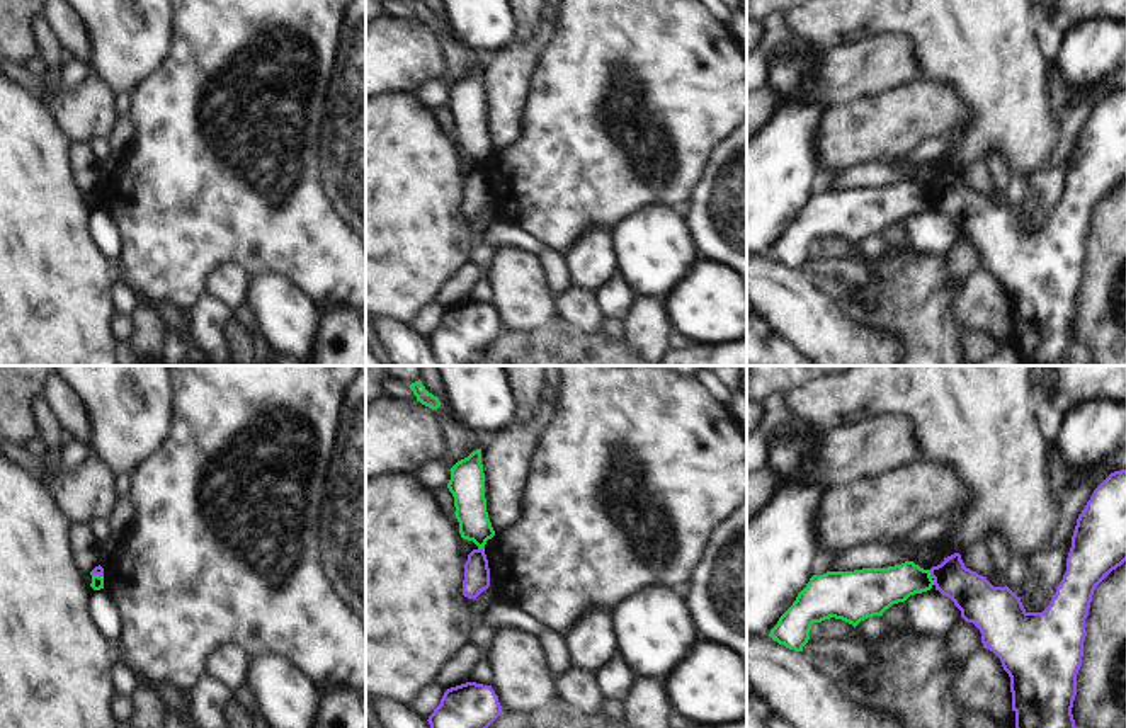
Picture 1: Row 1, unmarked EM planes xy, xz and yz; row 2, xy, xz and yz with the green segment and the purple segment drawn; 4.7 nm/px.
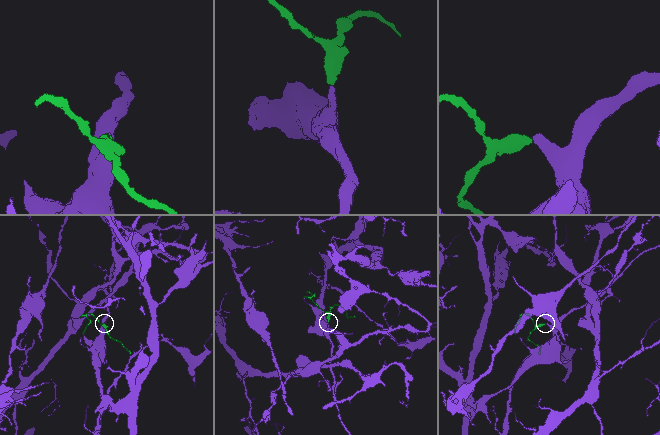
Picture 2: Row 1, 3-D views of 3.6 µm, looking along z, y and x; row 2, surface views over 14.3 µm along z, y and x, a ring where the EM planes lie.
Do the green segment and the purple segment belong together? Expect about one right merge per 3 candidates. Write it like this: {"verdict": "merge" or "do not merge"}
{"verdict": "do not merge"}

